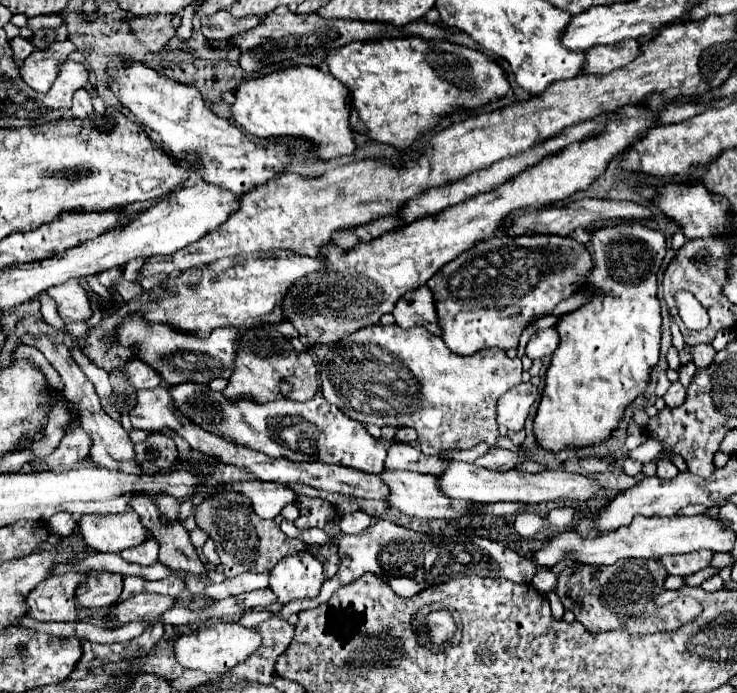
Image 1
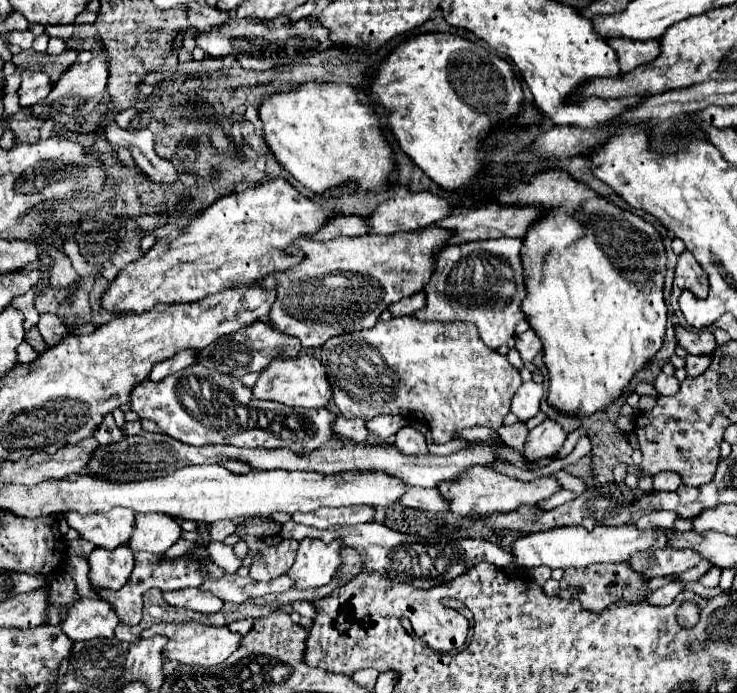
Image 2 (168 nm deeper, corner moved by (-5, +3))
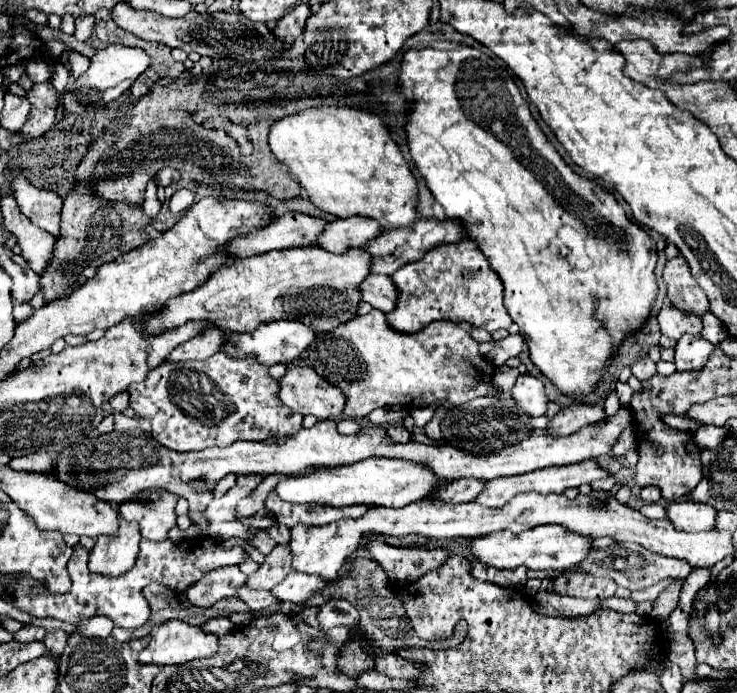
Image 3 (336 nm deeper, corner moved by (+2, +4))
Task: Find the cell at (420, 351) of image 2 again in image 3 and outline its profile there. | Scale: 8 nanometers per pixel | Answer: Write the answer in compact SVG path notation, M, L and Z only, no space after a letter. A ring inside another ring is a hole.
M379 310L355 316L329 332L317 334L309 346L309 362L317 374L345 390L347 404L343 412L349 418L363 418L375 408L393 404L407 408L439 404L441 408L425 426L425 434L439 440L439 424L445 410L479 396L499 394L499 390L489 384L493 366L479 354L479 342L469 336L473 328L469 323L434 321L433 326L427 326L421 334L393 334L393 330L385 326L383 316Z

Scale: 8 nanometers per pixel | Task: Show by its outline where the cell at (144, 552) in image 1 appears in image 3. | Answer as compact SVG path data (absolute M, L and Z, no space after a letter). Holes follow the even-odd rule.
M153 492L147 500L125 502L119 514L125 520L137 520L141 536L149 540L161 540L175 526L175 504L177 496L171 492Z

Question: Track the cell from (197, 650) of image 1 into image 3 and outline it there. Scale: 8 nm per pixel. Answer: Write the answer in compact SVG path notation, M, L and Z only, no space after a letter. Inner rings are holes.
M169 620L151 630L151 642L139 654L139 664L185 664L215 654L217 646L219 638L215 634L205 634L201 628L181 620Z

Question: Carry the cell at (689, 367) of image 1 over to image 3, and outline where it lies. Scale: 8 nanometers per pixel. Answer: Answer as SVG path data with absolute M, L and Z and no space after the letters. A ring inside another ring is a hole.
M685 334L683 338L679 338L679 342L675 346L675 366L681 372L699 370L705 366L707 358L713 350L715 350L715 346L709 340L701 338L701 336Z

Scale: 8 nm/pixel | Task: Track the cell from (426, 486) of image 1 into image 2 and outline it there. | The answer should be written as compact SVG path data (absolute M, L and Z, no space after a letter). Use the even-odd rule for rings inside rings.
M468 467L454 481L438 485L440 495L450 503L448 509L462 517L510 513L522 505L534 505L536 501L550 497L558 489L560 489L560 485L556 483L554 477L540 477L536 481L520 481L520 479L500 475L492 469L488 471L488 467Z

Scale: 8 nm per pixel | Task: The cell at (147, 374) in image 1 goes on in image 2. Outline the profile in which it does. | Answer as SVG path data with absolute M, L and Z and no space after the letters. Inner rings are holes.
M180 351L180 353L176 353L174 357L156 363L156 365L152 367L148 379L150 379L150 381L164 379L164 377L168 377L168 375L174 375L174 373L182 371L184 367L192 365L194 361L196 361L196 351Z

